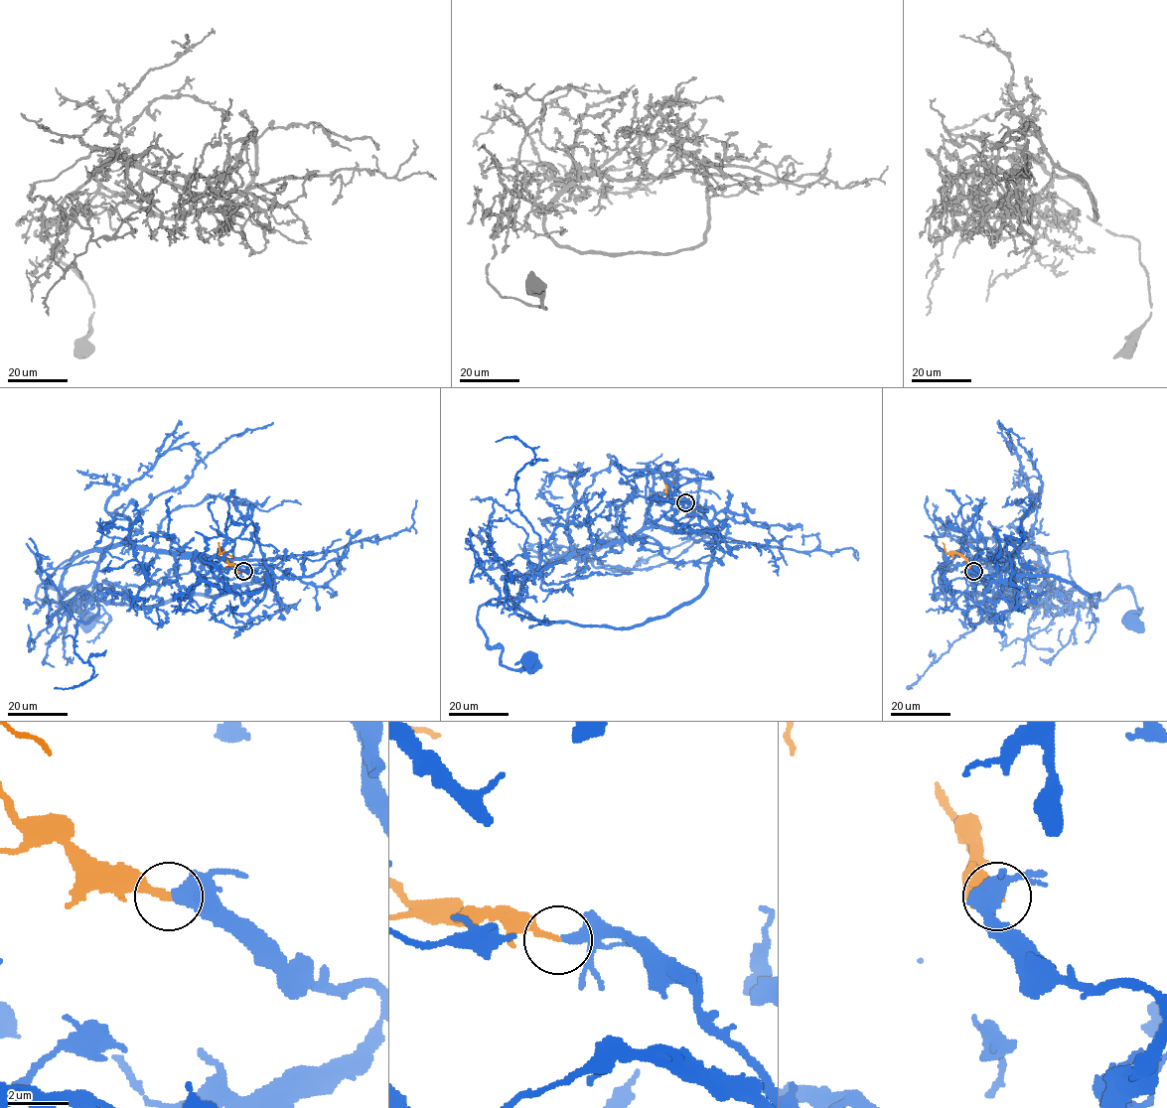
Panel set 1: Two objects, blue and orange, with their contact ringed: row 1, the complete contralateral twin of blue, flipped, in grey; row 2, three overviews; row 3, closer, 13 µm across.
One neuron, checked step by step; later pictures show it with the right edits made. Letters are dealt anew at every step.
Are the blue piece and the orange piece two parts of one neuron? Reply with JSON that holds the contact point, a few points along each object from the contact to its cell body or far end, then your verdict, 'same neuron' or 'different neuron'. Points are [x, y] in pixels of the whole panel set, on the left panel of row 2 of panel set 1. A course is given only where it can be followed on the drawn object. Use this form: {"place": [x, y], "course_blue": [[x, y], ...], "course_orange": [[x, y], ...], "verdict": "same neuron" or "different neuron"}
{"place": [243, 571], "course_blue": [[244, 571], [268, 581], [221, 557], [74, 552], [36, 594], [61, 588], [87, 619]], "course_orange": [[243, 571], [230, 565], [223, 552], [219, 551], [218, 542]], "verdict": "same neuron"}

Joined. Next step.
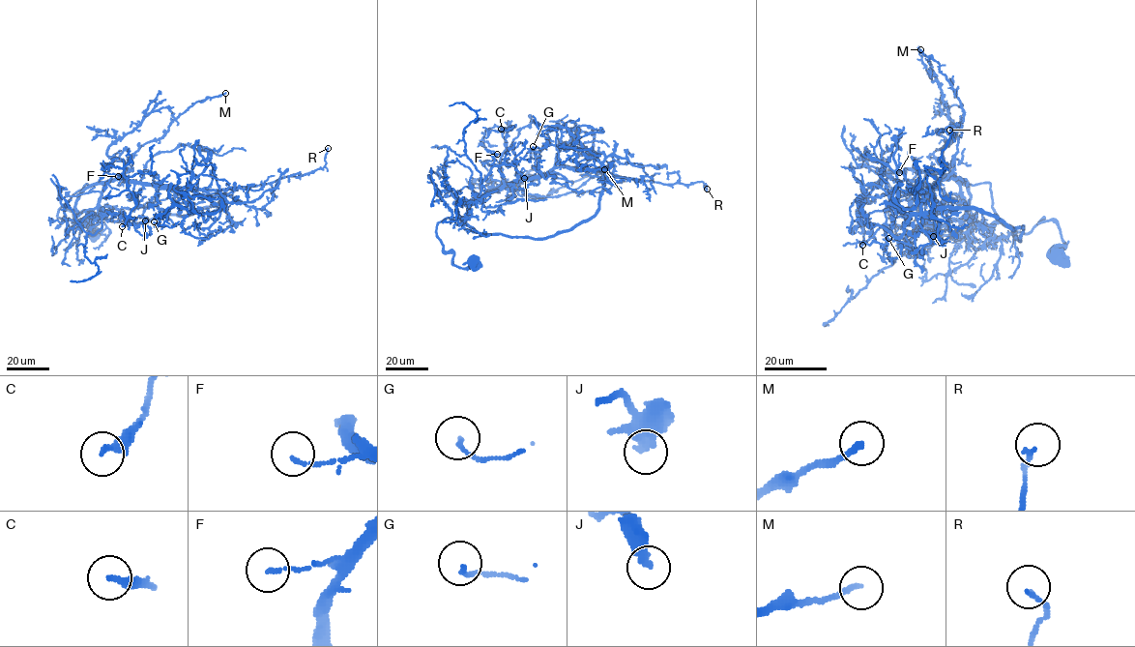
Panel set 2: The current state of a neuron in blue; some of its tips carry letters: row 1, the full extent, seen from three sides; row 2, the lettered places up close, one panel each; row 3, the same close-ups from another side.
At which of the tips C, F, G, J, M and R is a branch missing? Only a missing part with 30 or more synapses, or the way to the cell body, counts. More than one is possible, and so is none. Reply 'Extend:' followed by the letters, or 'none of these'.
Extend: none of these

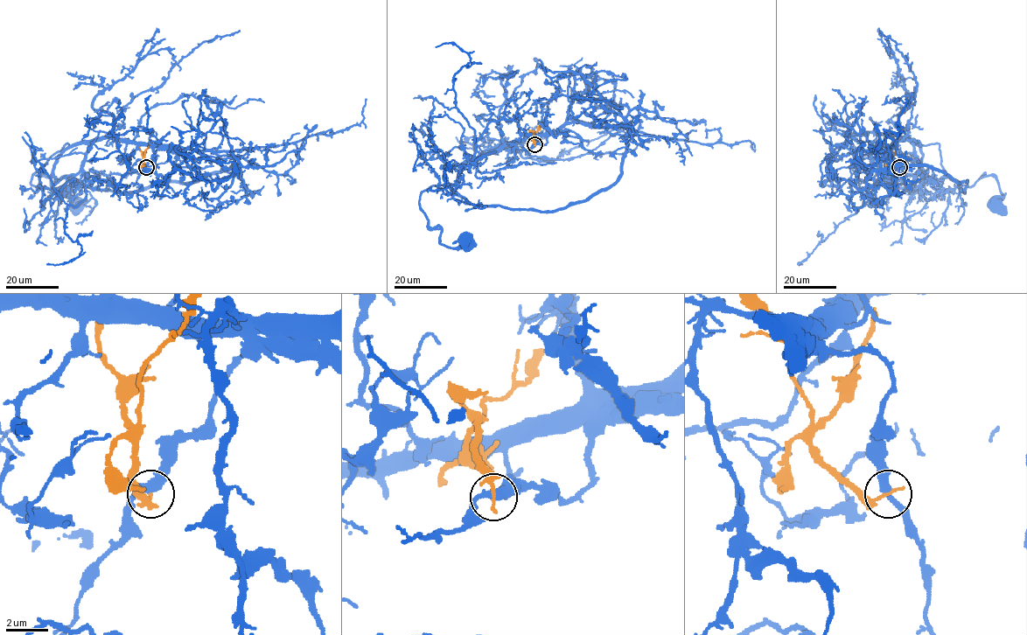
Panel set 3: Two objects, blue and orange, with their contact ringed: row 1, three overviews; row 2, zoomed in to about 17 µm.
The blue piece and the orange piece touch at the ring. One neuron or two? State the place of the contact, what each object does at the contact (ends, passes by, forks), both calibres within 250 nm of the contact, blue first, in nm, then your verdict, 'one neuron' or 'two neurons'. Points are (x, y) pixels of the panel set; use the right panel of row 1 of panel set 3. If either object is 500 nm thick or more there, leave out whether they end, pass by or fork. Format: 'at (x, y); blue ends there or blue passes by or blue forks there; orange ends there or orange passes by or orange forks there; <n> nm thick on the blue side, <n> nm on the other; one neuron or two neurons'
at (899, 167); blue passes by; orange passes by; 400 nm thick on the blue side, 140 nm on the other; two neurons

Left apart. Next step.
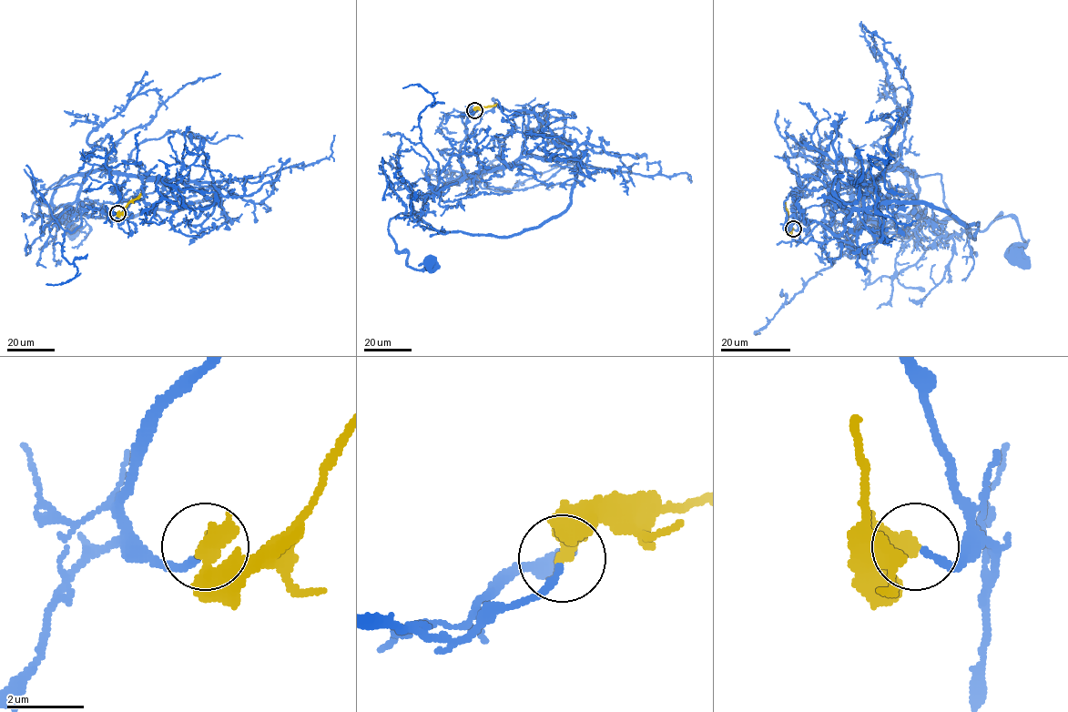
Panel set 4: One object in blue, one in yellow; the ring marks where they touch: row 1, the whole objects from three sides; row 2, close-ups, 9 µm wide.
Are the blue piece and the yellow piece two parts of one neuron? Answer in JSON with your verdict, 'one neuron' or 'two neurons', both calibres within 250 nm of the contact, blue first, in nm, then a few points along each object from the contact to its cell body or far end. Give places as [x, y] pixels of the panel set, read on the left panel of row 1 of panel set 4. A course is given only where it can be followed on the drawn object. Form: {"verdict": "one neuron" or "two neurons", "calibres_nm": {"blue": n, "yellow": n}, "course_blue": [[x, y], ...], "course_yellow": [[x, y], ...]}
{"verdict": "one neuron", "calibres_nm": {"blue": 160, "yellow": 380}, "course_blue": [[117, 212], [108, 167], [63, 176], [32, 209], [51, 204], [51, 216], [73, 229]], "course_yellow": [[117, 212], [120, 213], [140, 193]]}

